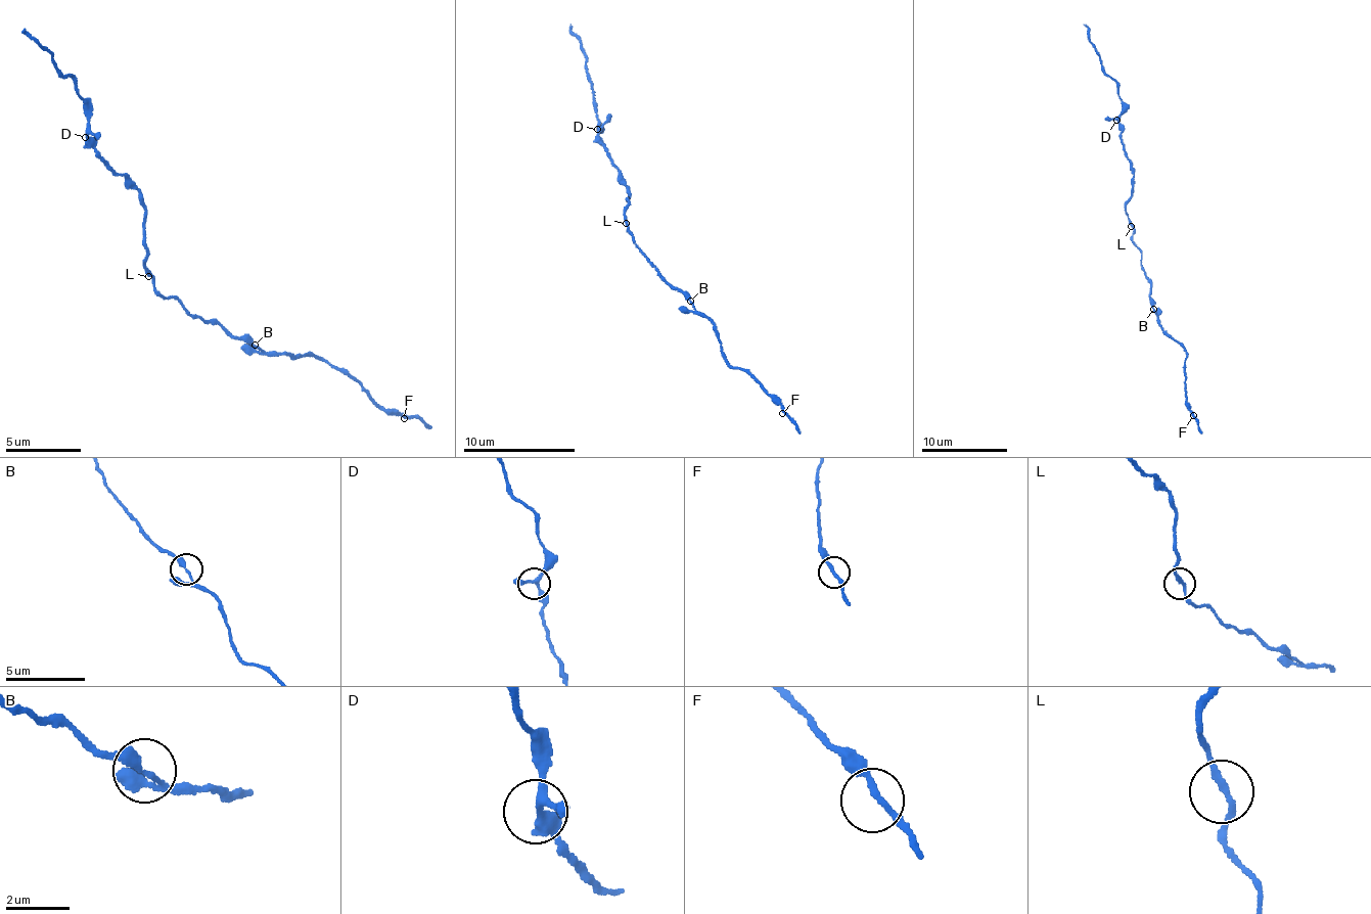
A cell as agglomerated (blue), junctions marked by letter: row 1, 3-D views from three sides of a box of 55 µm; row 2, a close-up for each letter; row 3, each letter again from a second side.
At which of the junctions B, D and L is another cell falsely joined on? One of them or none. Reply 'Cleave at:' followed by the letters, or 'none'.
Cleave at: none

